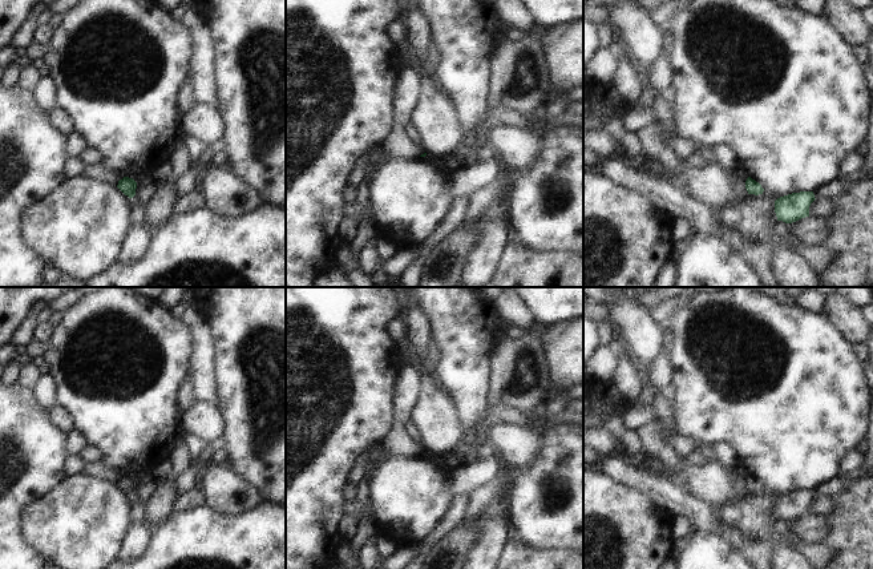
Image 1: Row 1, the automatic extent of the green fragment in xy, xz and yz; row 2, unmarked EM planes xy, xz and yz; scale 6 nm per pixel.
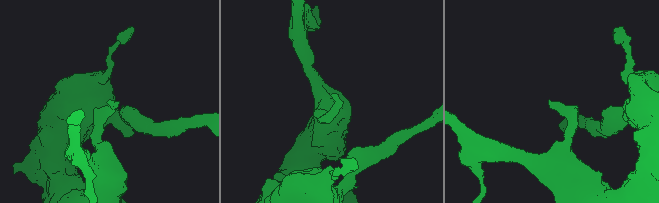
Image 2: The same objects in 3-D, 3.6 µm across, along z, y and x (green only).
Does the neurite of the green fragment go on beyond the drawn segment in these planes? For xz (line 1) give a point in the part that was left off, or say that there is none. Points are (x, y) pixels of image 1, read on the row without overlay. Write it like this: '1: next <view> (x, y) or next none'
1: next none

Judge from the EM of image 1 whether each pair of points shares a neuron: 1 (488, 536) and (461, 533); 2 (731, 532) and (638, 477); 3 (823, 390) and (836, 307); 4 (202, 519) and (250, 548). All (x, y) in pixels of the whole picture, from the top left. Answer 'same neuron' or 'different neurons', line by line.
1: different neurons
2: same neuron
3: different neurons
4: same neuron

